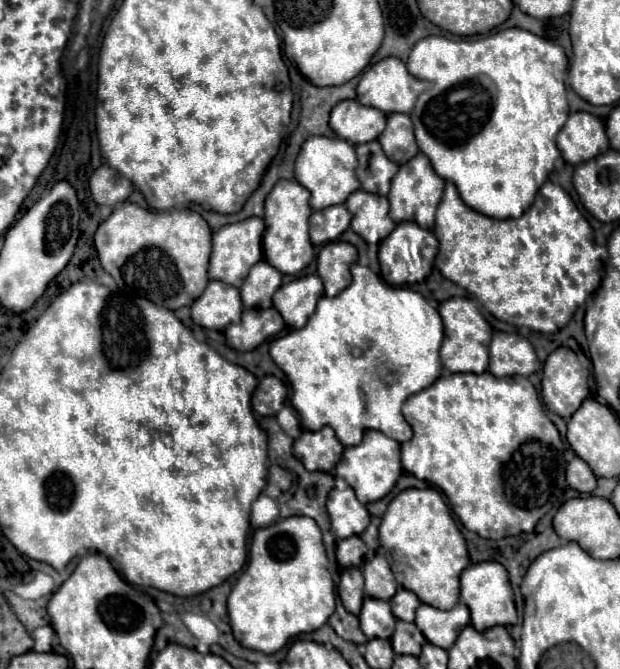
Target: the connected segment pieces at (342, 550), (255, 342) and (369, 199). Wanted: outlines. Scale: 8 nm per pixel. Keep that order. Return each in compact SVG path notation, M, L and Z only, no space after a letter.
M358 535L342 539L336 547L336 559L344 569L360 567L364 563L364 555L366 555L366 543Z
M274 307L246 309L238 323L226 327L226 343L236 351L252 351L284 329L284 319Z
M358 189L354 191L354 195L350 195L350 199L346 199L346 207L352 213L350 227L368 245L380 243L396 227L396 223L388 215L388 199L382 195Z

